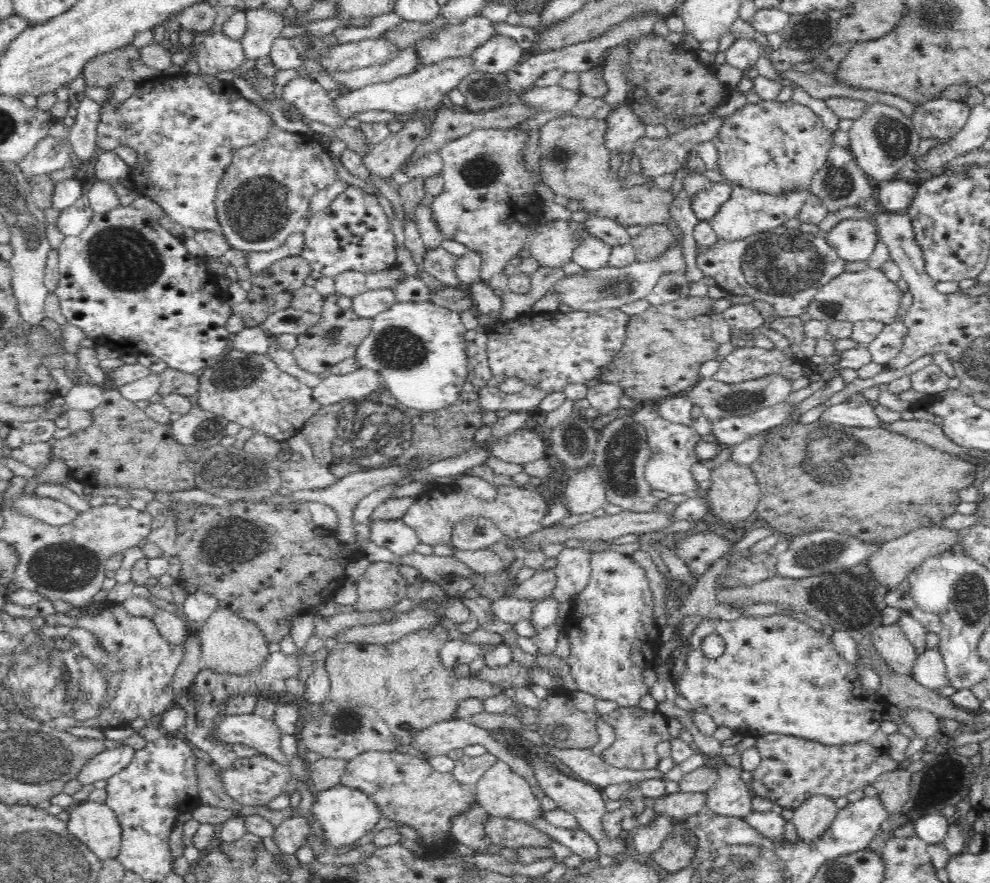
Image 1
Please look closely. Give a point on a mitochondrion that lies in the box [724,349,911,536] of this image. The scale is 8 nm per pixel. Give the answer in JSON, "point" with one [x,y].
{"point":[829,462]}

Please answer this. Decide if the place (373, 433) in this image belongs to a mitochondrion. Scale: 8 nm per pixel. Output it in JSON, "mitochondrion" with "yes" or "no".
{"mitochondrion":"yes"}

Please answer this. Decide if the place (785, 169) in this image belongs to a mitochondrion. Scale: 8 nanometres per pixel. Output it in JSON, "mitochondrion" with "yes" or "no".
{"mitochondrion":"no"}

